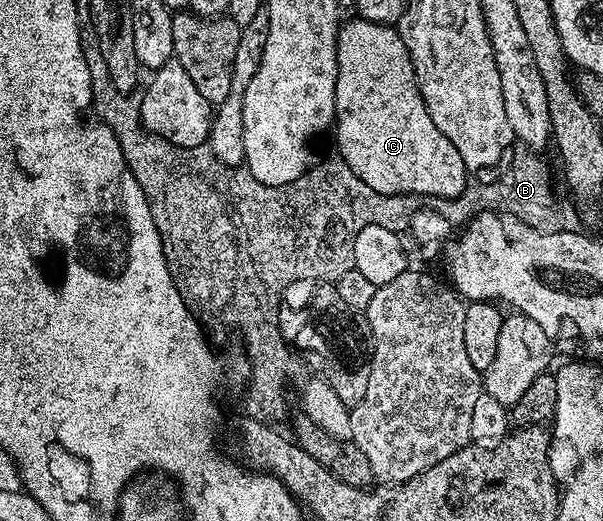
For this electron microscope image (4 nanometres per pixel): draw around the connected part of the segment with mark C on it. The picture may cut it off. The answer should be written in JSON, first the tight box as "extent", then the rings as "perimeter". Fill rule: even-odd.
{"extent":[332,19,468,200],"perimeter":[[[353,19],[338,29],[336,123],[332,128],[333,135],[338,135],[337,155],[380,194],[402,198],[405,192],[411,192],[414,196],[453,200],[466,189],[468,170],[456,146],[442,146],[444,134],[436,130],[436,122],[432,122],[432,114],[428,114],[424,106],[416,74],[402,76],[402,72],[412,69],[406,68],[406,64],[412,64],[412,58],[408,50],[402,52],[398,40],[394,40],[397,27]],[[374,44],[386,44],[386,48],[374,52]],[[374,72],[378,72],[378,76],[374,76]]]}

